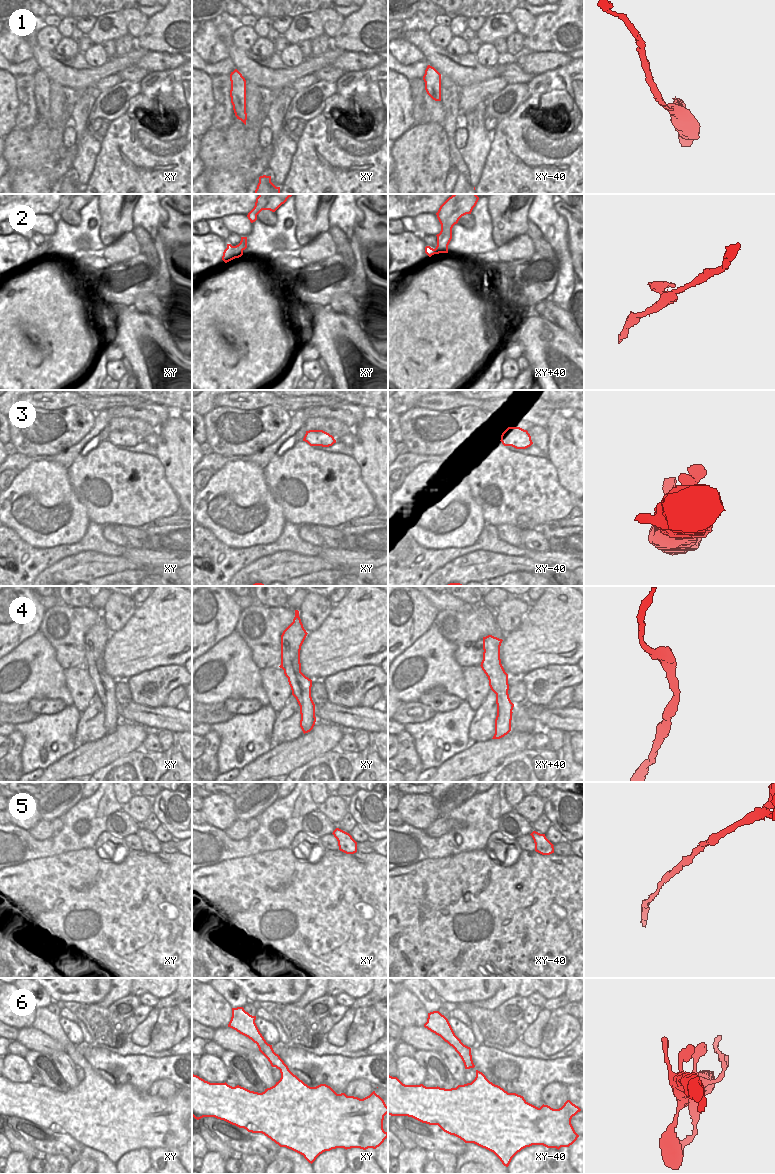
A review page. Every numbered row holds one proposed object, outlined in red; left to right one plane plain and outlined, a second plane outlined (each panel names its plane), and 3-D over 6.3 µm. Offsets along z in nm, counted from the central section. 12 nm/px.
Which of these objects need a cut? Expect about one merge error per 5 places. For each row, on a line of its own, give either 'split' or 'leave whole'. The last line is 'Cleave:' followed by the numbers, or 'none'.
1: leave whole
2: split
3: leave whole
4: leave whole
5: leave whole
6: leave whole
Cleave: 2

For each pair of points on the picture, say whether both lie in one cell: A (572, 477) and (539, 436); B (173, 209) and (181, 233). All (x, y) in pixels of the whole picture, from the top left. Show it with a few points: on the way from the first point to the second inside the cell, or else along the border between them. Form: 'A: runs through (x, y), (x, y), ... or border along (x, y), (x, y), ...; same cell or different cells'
A: border along (544, 428), (548, 435), (547, 454); different cells
B: runs through (178, 215), (181, 219), (181, 227); same cell

